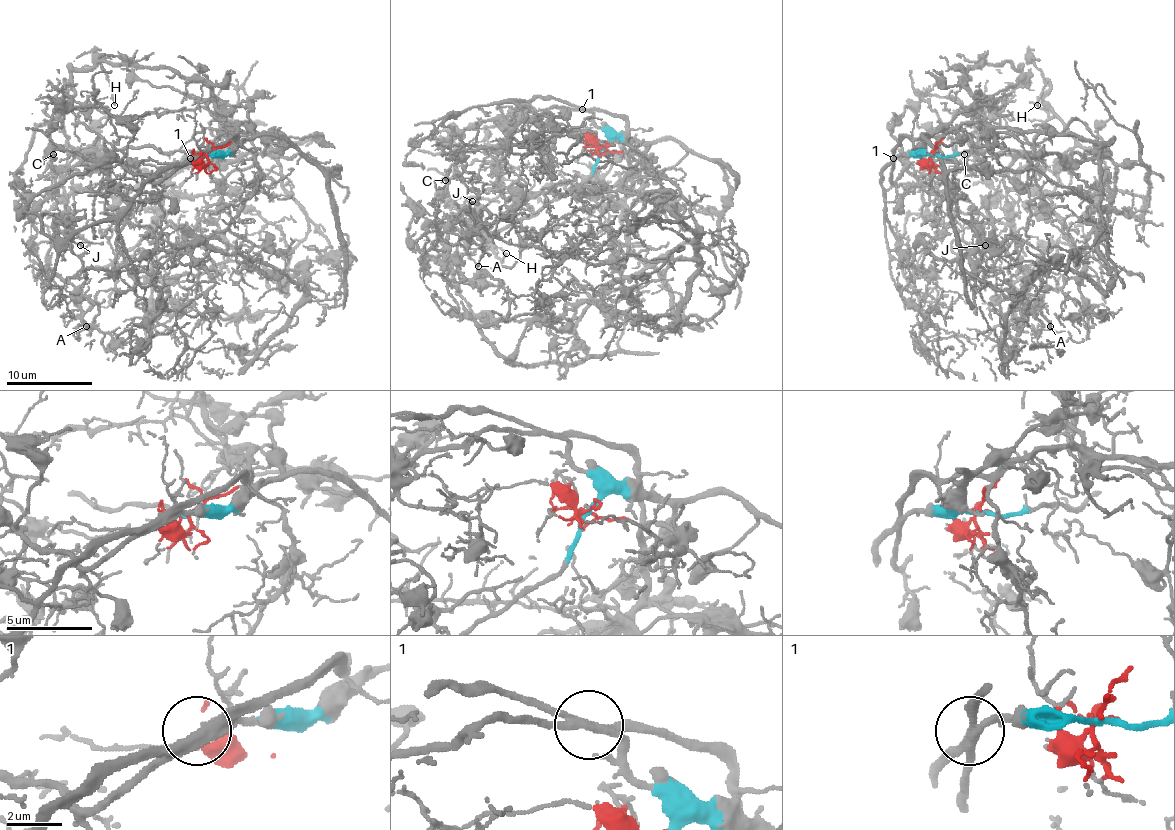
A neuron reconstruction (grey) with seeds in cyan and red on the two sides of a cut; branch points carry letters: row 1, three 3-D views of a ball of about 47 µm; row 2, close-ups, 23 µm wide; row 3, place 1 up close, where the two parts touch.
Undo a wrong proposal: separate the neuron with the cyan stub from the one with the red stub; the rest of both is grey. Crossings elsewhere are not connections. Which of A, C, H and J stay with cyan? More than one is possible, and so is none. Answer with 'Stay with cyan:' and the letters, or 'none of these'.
Stay with cyan: none of these

